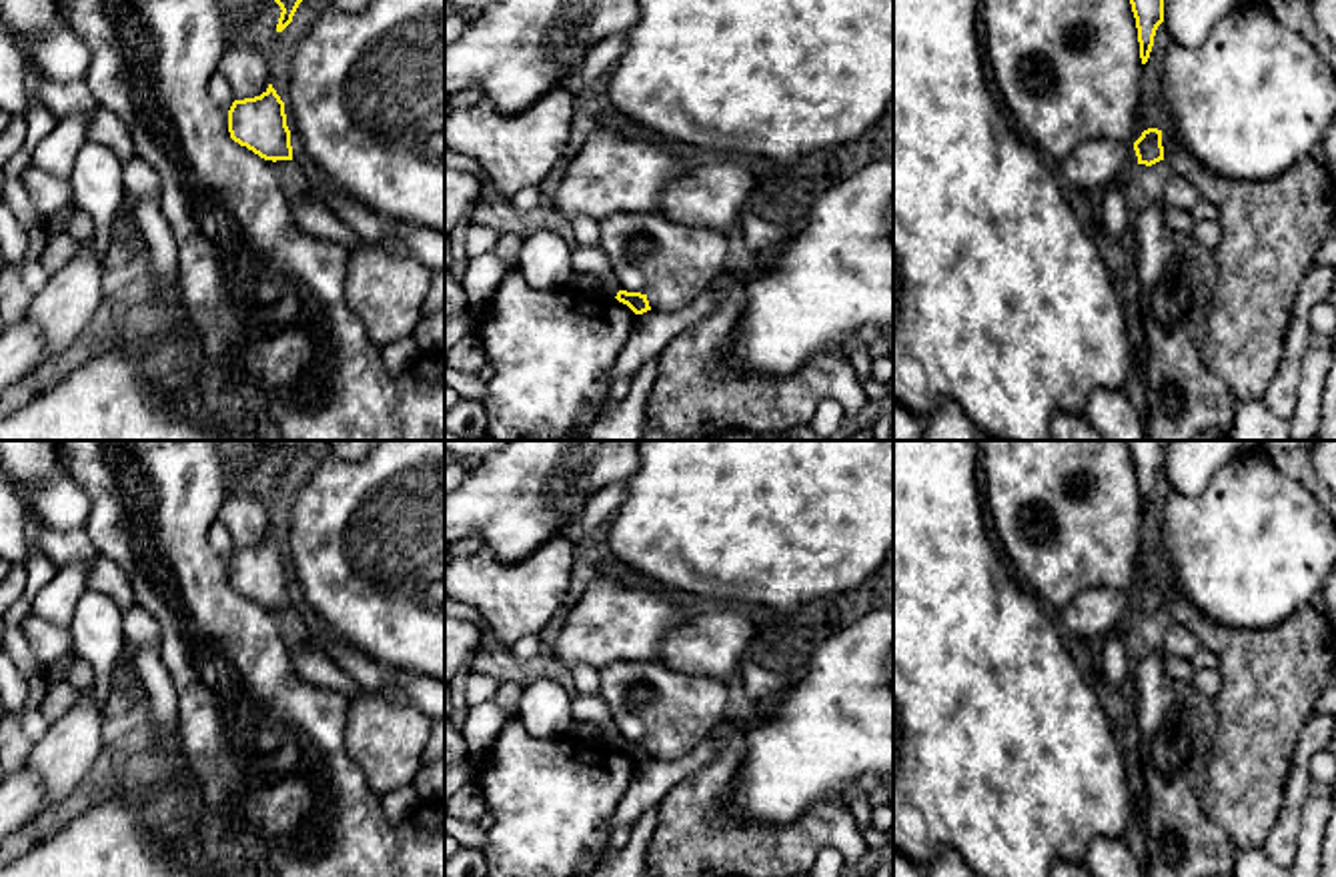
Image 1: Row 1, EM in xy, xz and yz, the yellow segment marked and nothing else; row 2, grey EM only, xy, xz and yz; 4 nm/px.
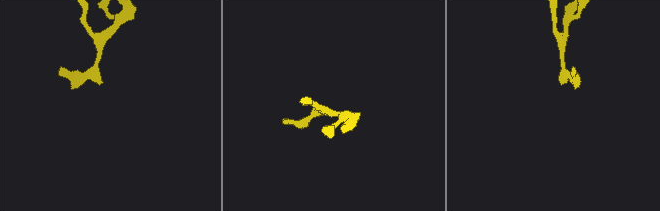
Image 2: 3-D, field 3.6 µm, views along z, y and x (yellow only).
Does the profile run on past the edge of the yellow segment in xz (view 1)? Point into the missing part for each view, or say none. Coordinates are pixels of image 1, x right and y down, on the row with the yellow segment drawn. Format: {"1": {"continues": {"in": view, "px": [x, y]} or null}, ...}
{"1": {"continues": null}}

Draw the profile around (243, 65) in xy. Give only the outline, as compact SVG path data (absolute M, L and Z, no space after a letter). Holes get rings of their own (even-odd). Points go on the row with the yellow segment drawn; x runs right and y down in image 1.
M244 32L226 38L218 72L230 82L234 100L260 96L270 84L270 70L264 54Z

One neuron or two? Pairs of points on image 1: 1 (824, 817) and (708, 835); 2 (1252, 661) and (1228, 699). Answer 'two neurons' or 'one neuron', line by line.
1: one neuron
2: one neuron

